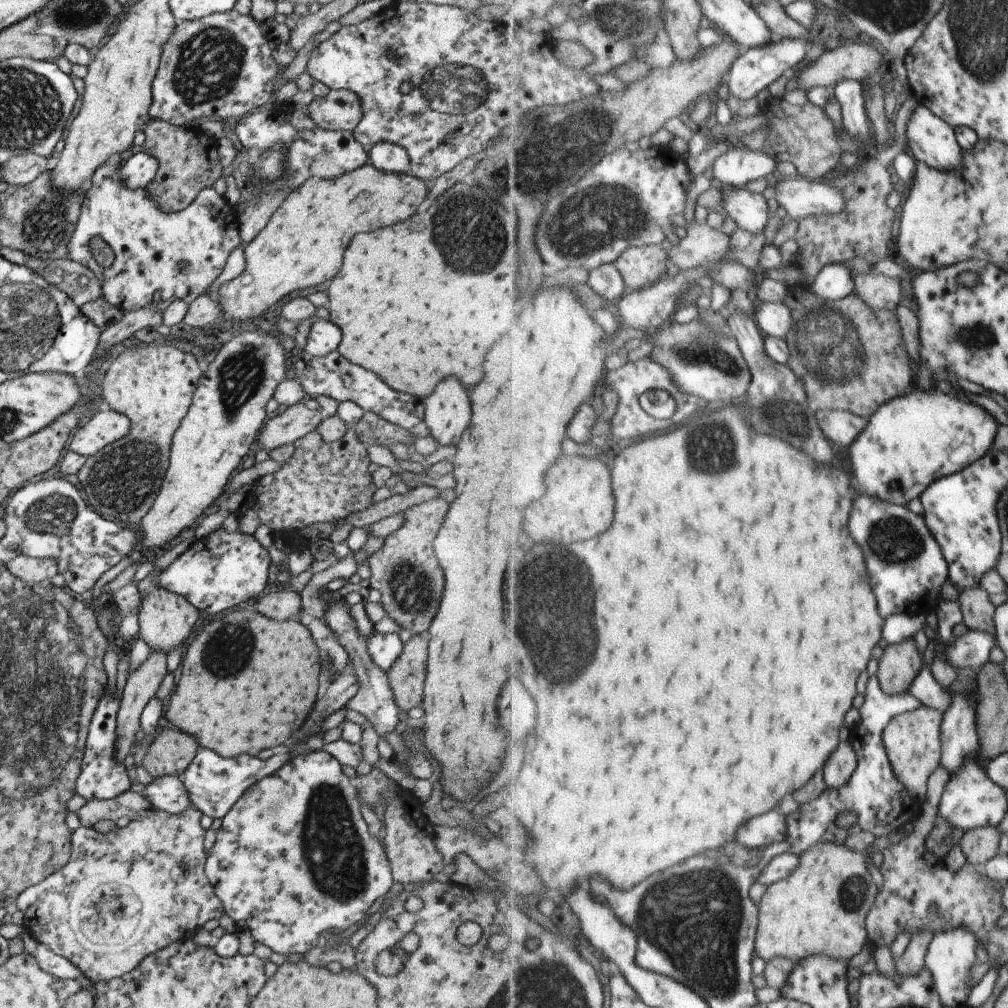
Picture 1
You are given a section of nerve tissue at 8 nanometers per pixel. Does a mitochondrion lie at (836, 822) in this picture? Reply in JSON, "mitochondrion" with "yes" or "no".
{"mitochondrion":"no"}

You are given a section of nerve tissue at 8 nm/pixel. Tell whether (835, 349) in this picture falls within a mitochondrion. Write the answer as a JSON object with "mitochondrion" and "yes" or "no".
{"mitochondrion":"yes"}

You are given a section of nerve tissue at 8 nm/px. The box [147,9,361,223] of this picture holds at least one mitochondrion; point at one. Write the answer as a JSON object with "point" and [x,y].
{"point":[209,63]}

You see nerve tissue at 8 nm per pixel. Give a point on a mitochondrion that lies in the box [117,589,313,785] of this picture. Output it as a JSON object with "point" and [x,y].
{"point":[229,648]}

